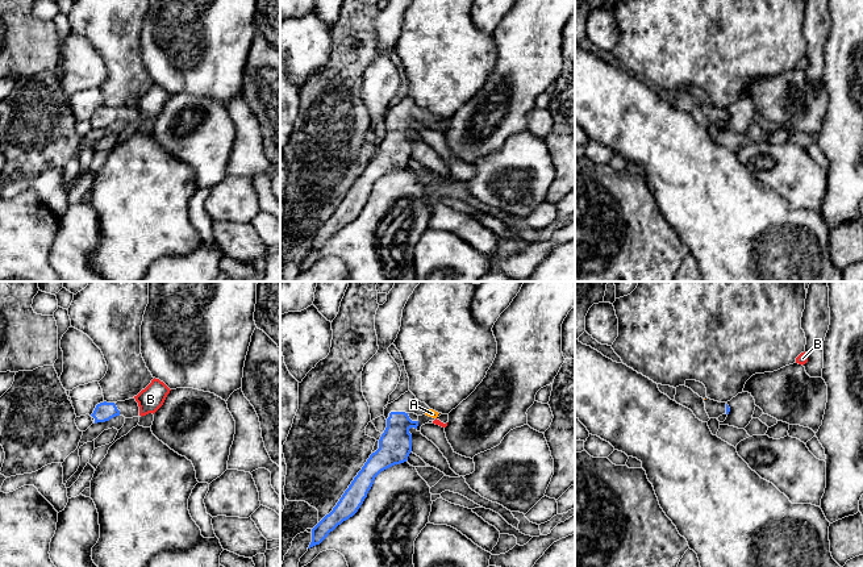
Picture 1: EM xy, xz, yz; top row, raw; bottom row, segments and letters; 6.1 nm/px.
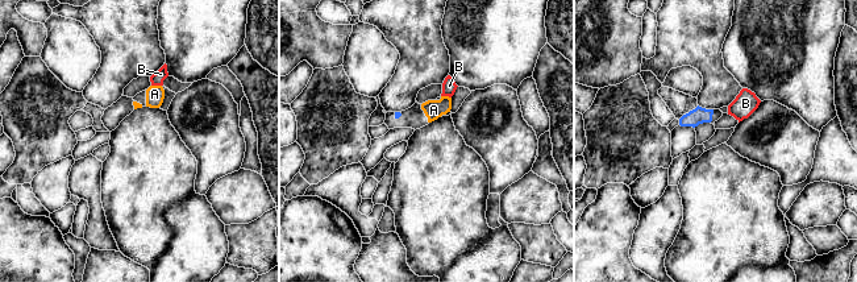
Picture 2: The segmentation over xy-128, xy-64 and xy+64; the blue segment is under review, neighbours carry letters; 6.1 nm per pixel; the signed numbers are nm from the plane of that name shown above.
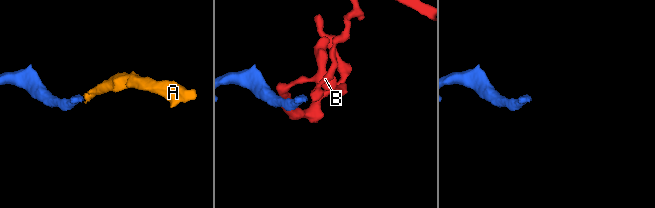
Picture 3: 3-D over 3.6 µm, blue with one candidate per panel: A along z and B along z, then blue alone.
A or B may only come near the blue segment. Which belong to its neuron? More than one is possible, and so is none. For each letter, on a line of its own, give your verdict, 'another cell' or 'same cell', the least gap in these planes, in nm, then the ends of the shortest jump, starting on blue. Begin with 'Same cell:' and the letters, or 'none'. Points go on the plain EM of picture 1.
Same cell: A
A: same cell | 70 nm | xz (417, 126), (425, 119)
B: another cell | 100 nm | xz (417, 126), (433, 126)

